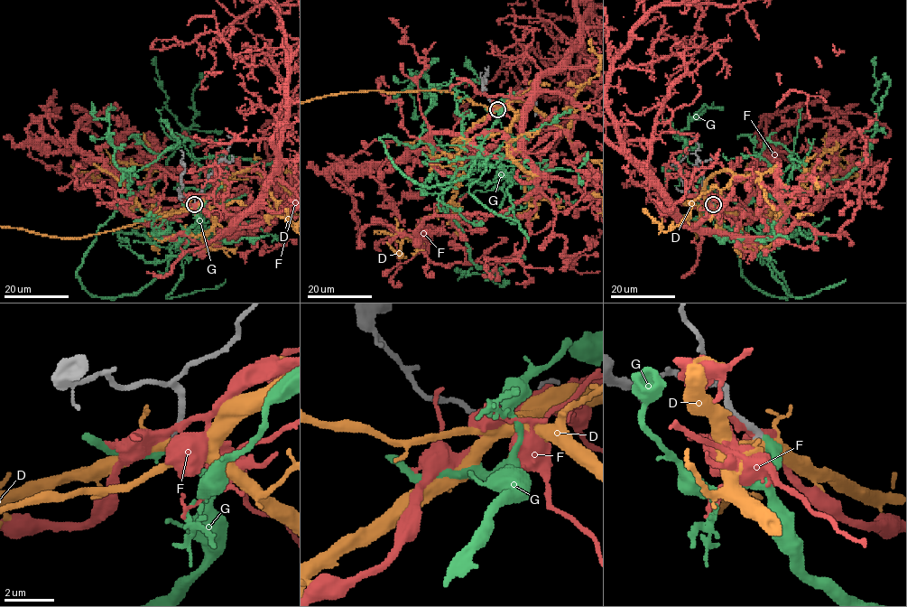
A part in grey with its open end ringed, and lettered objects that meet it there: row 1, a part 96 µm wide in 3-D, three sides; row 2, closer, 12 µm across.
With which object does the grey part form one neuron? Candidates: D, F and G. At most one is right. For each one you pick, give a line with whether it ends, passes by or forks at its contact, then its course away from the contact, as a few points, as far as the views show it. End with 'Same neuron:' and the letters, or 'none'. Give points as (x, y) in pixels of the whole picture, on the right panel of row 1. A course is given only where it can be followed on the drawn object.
G: It passes by. Its course: (713, 204), (791, 294), (742, 275), (747, 205), (860, 164), (878, 123), (876, 57)
Same neuron: G

